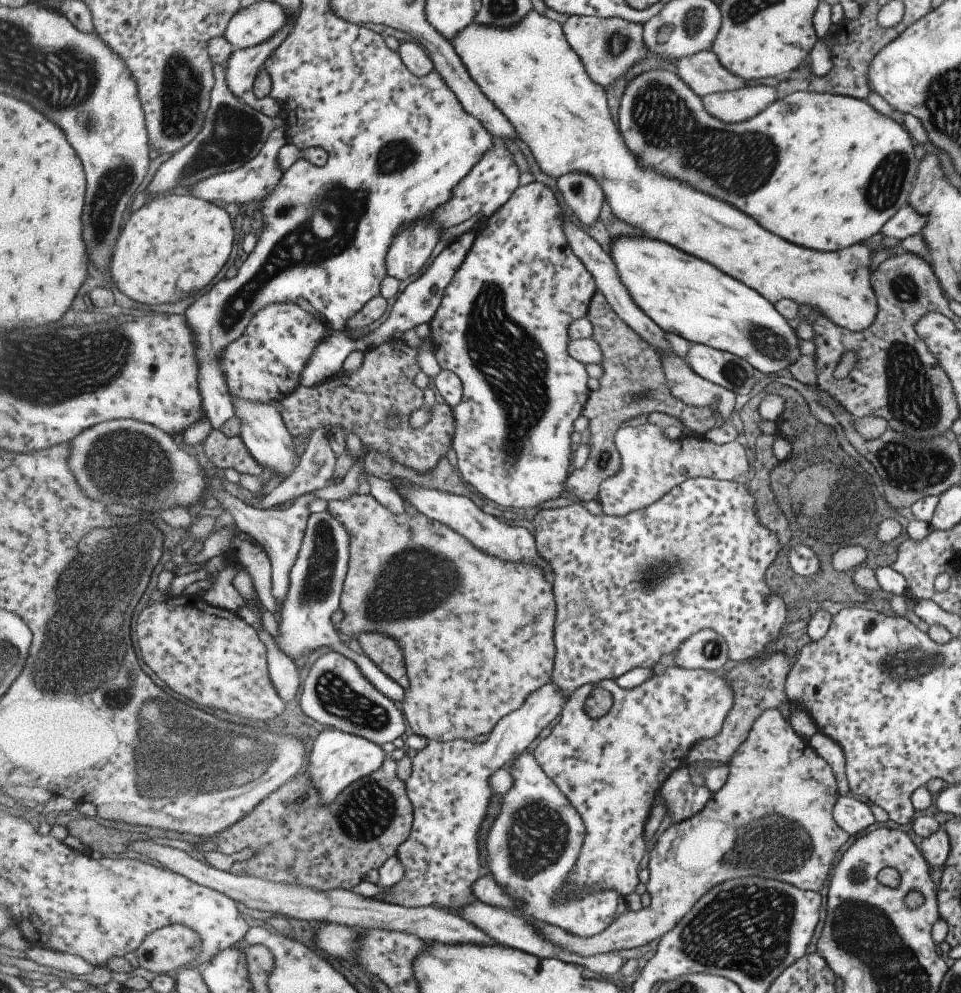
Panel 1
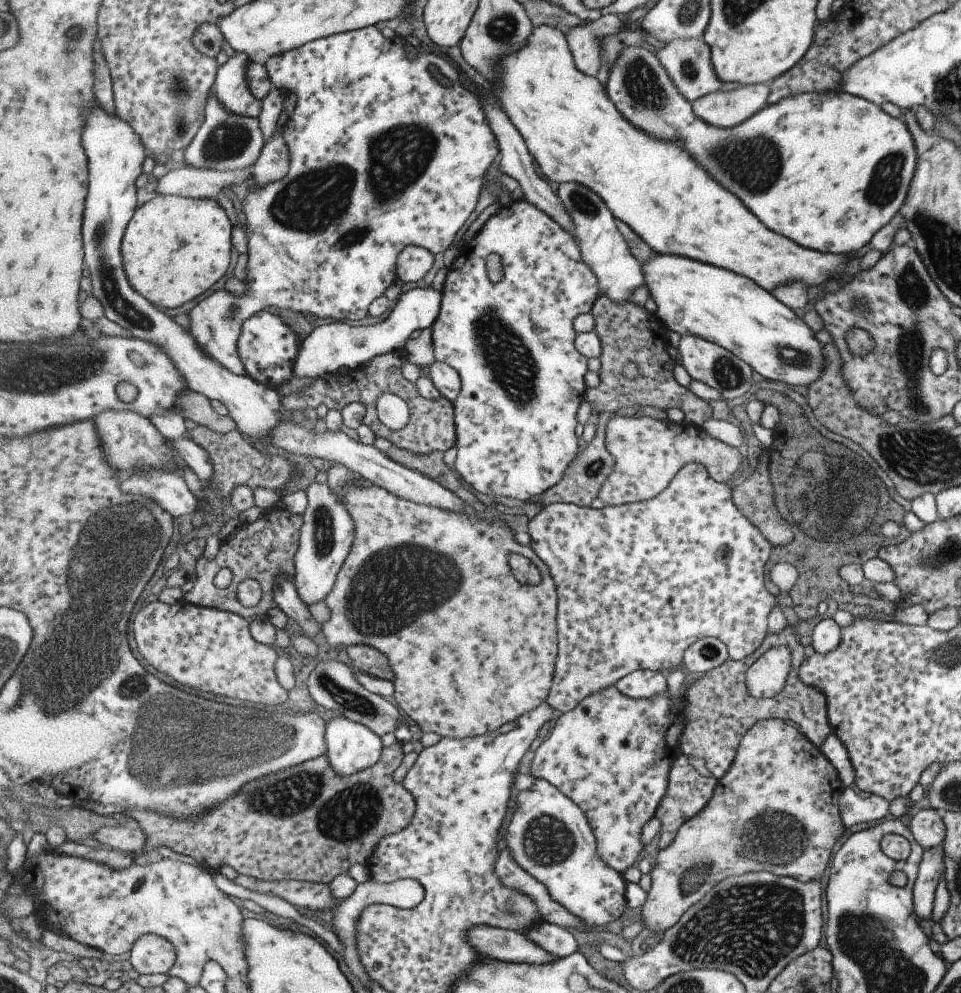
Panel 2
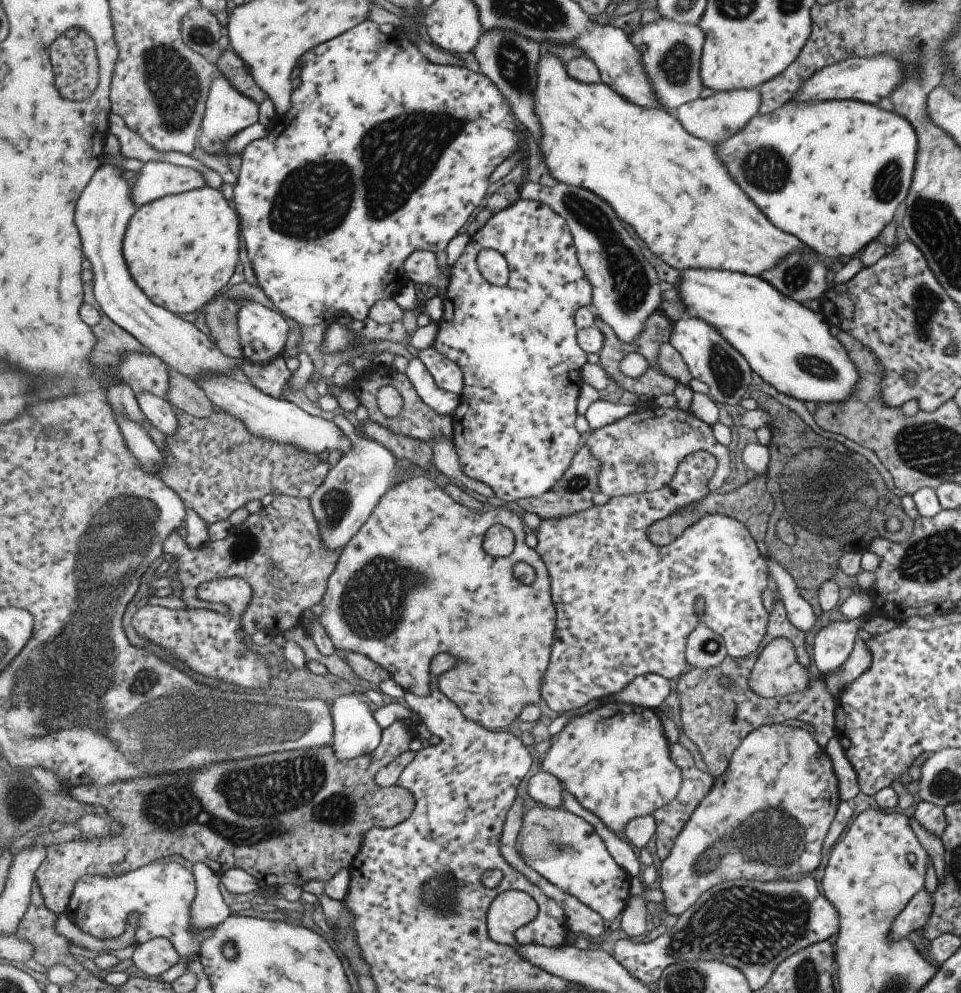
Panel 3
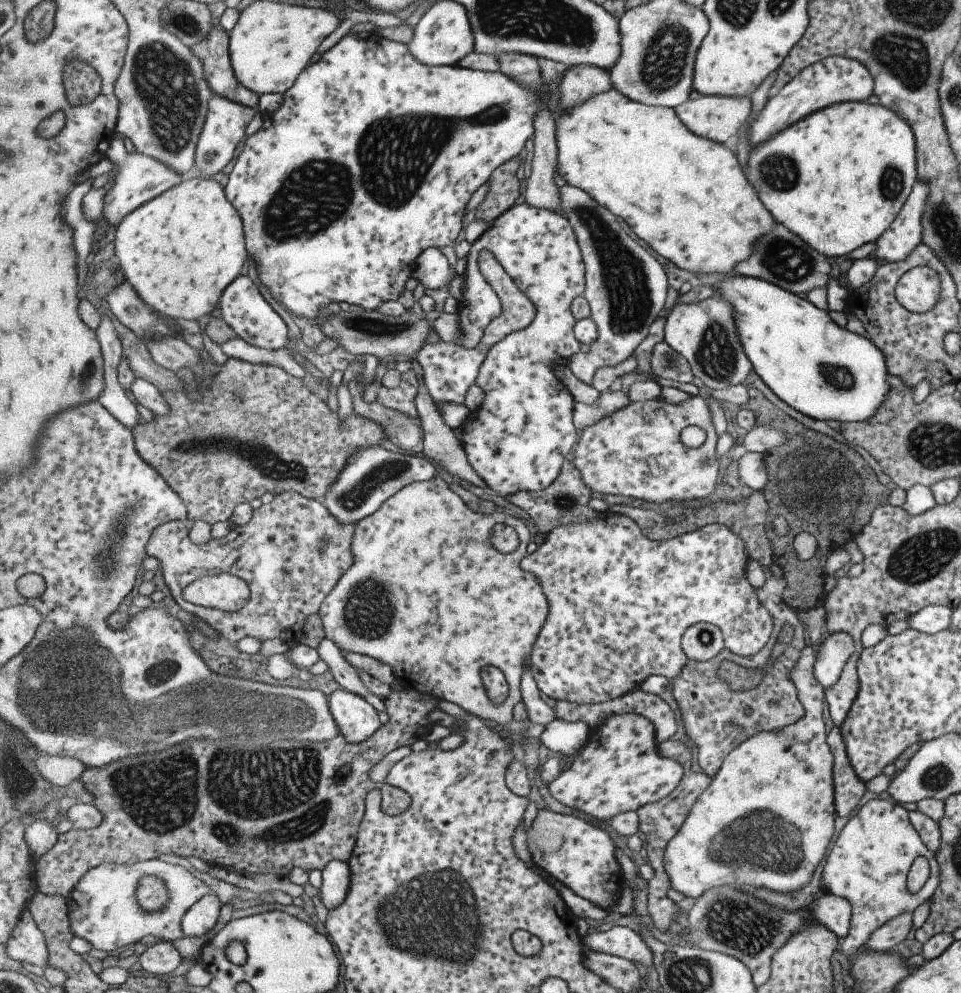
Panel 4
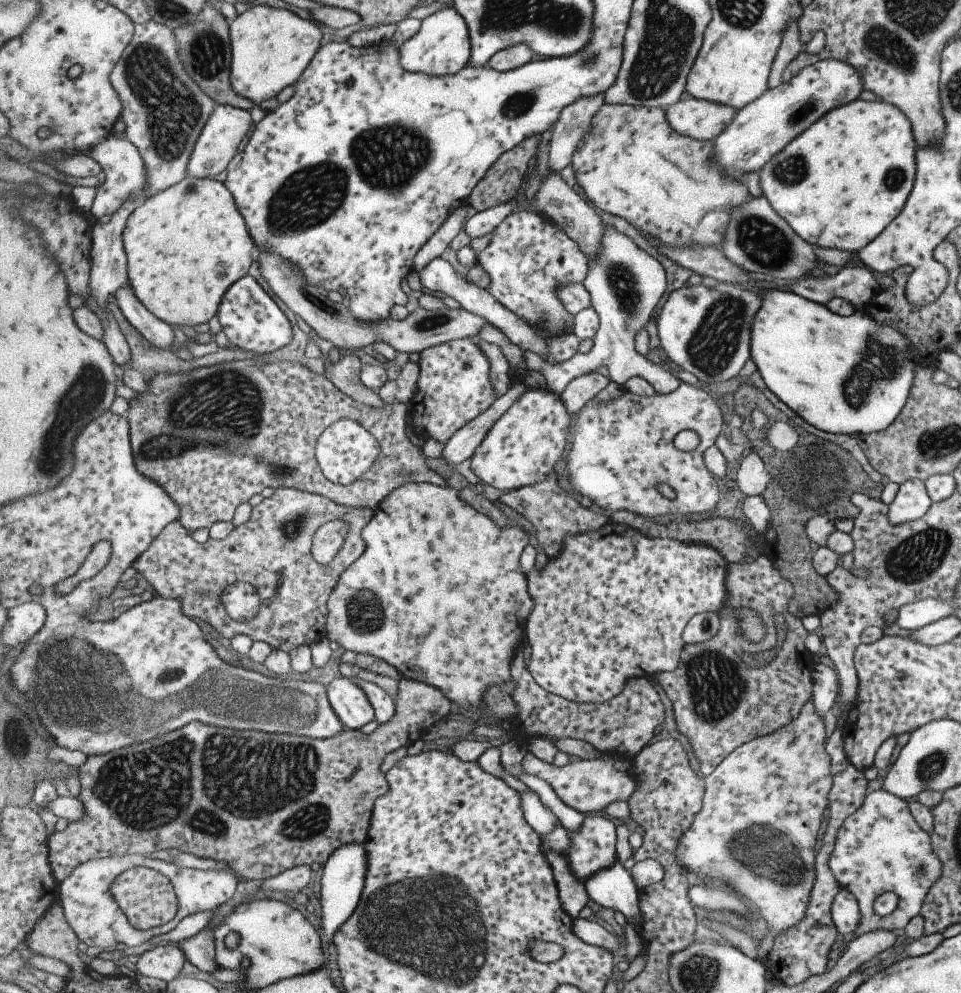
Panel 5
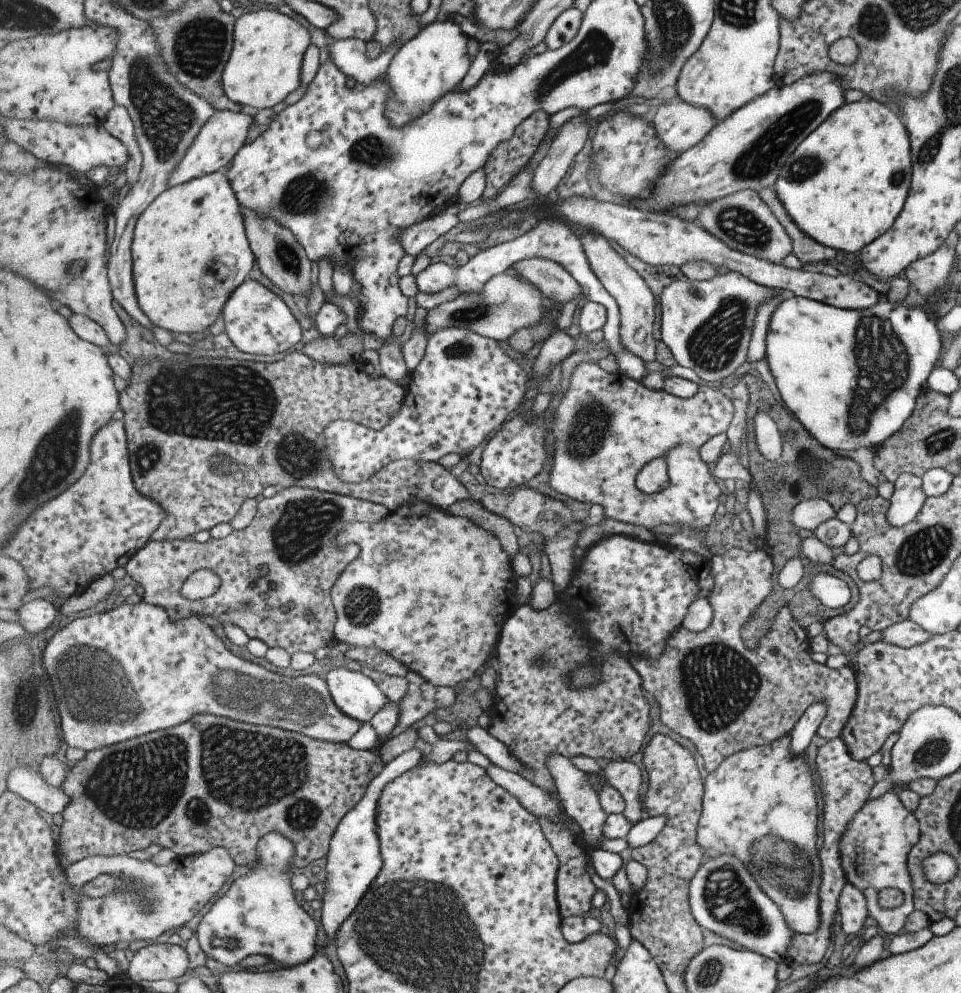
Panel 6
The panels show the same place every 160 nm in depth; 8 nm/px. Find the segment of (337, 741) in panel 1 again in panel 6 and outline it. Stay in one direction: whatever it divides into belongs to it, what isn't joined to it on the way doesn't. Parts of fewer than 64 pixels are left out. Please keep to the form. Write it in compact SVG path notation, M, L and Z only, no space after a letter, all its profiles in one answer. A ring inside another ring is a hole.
M335 668L327 674L326 682L329 686L333 700L337 706L349 714L351 718L359 720L359 722L369 722L371 723L373 718L377 716L379 710L383 710L385 706L389 706L389 698L385 696L385 692L377 686L377 682L360 671L353 671L347 668Z

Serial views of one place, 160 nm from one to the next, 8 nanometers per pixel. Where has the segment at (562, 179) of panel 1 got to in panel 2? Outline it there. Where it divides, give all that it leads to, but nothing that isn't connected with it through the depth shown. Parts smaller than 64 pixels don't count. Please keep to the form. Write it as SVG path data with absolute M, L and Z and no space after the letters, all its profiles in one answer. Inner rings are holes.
M562 182L557 193L563 206L573 217L575 238L579 242L585 262L596 272L603 294L609 295L614 301L630 301L634 292L646 285L646 276L643 263L631 254L623 233L617 228L616 216L611 214L601 196L597 196L591 187L584 184Z

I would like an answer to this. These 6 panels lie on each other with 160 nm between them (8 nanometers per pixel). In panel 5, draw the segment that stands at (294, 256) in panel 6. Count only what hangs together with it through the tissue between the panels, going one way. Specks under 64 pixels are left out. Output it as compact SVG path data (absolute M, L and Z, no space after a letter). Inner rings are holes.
M267 248L260 250L259 253L261 254L261 258L258 259L260 272L274 294L295 315L301 317L317 335L333 343L337 349L361 350L368 346L373 347L375 342L387 342L399 352L421 354L433 346L454 339L478 336L478 332L484 324L491 325L487 318L483 318L479 314L471 314L464 307L451 309L447 306L435 310L418 308L403 320L391 317L389 320L379 320L379 322L361 322L351 314L350 308L345 304L335 303L331 300L327 290L311 284L297 264L293 264L291 260L285 260L281 254L267 252Z

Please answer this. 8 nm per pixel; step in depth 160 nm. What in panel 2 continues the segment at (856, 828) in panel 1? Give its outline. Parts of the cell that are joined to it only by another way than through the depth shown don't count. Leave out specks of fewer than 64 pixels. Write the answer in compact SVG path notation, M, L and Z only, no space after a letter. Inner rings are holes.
M849 787L838 796L838 813L845 826L868 820L881 820L888 812L888 802L877 795L859 798Z

